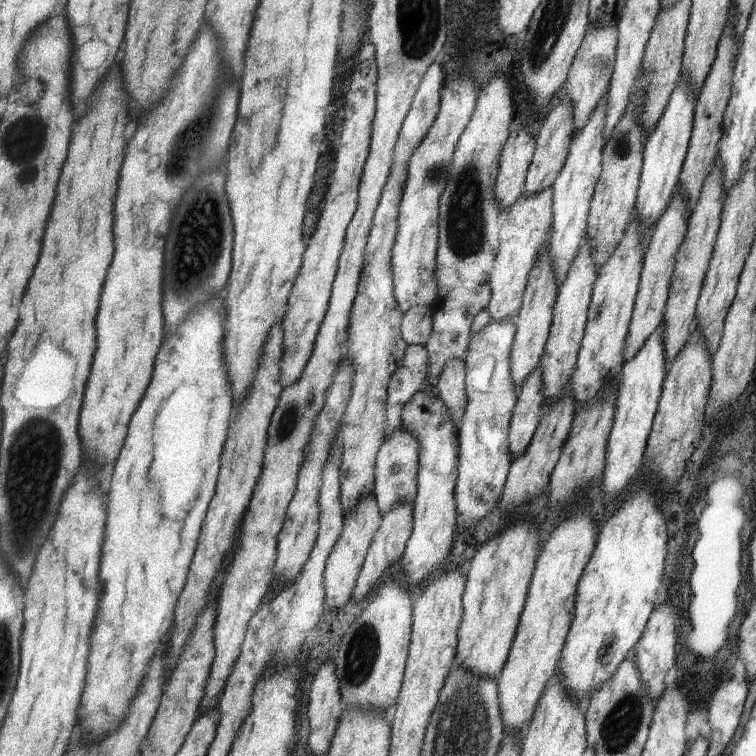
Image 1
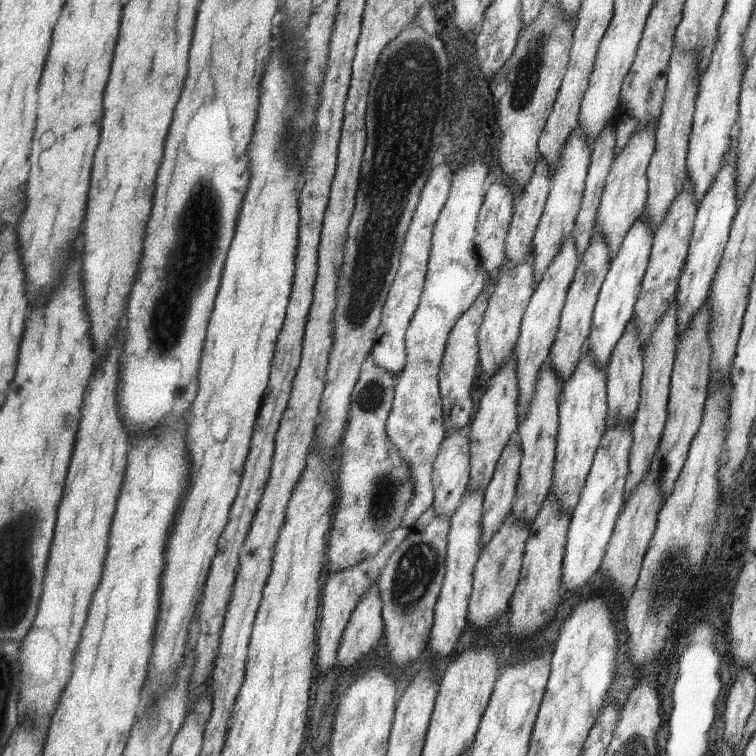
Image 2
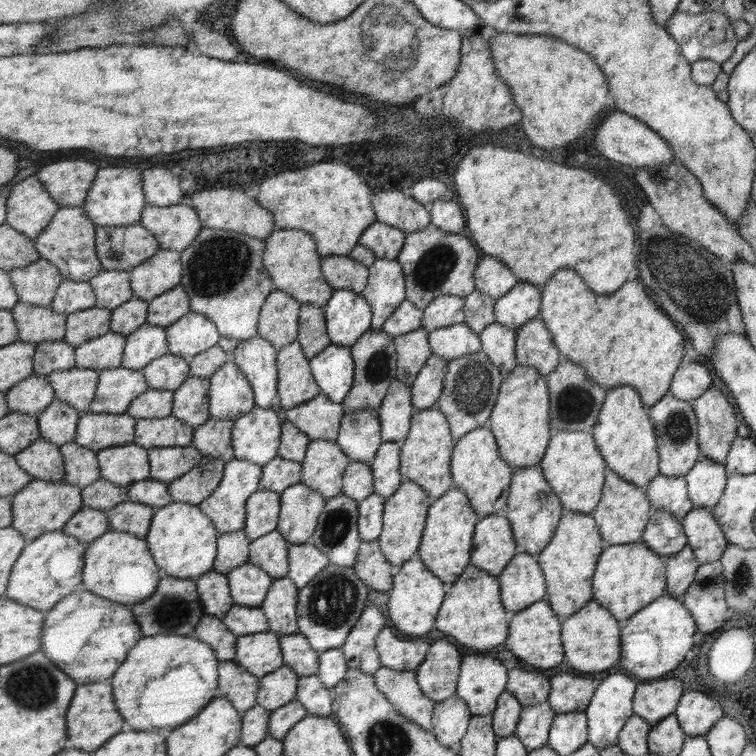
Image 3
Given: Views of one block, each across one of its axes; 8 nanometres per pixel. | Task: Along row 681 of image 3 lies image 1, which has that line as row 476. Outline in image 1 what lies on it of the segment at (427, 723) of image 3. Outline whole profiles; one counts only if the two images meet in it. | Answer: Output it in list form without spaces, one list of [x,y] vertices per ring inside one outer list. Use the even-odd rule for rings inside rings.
[[[407,428],[391,434],[383,442],[378,452],[375,475],[375,497],[379,503],[382,516],[385,516],[399,502],[414,504],[415,498],[418,497],[418,478],[421,470],[420,450],[419,438],[415,438],[415,434],[411,434]]]

